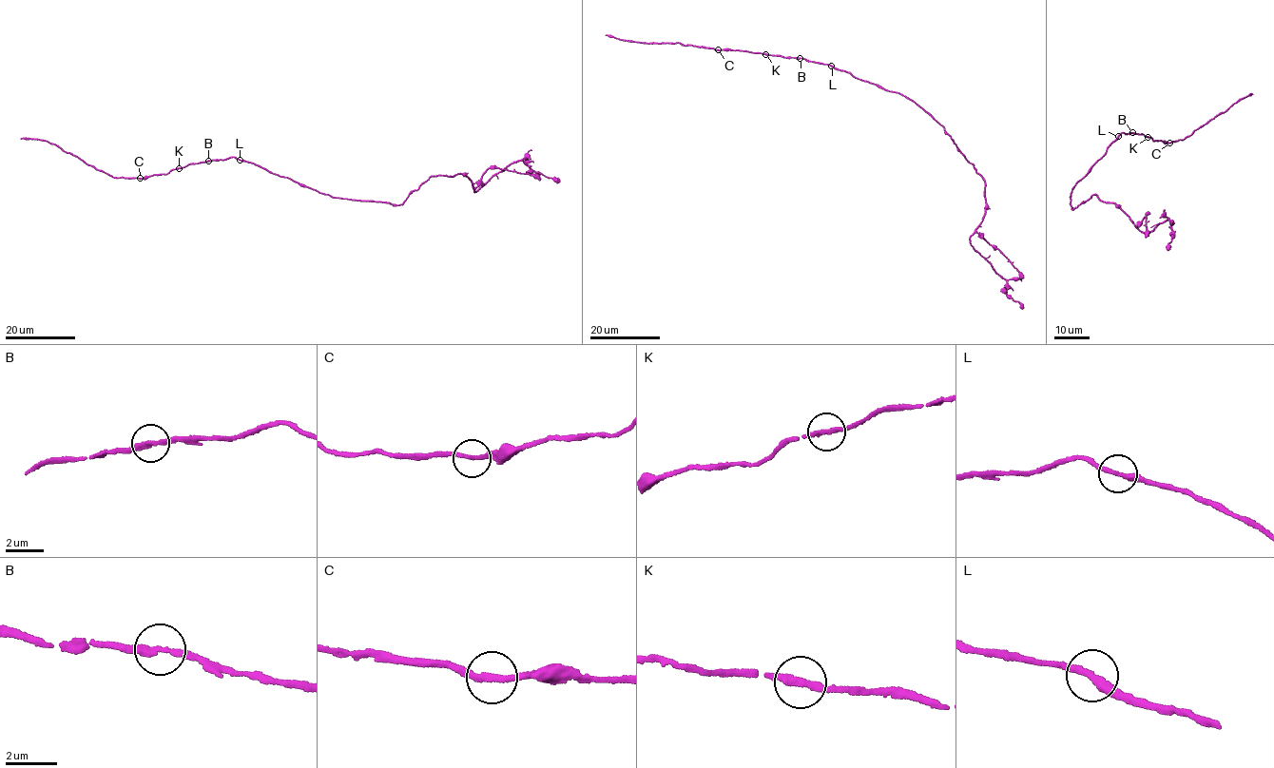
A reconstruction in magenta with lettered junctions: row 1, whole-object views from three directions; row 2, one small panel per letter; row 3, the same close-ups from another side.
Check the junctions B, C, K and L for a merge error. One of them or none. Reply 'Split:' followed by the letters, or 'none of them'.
Split: none of them

